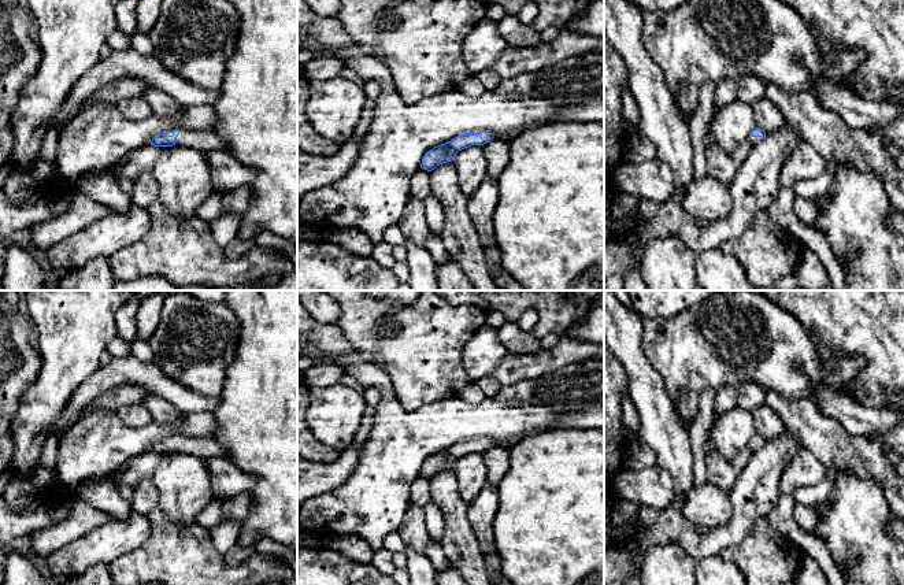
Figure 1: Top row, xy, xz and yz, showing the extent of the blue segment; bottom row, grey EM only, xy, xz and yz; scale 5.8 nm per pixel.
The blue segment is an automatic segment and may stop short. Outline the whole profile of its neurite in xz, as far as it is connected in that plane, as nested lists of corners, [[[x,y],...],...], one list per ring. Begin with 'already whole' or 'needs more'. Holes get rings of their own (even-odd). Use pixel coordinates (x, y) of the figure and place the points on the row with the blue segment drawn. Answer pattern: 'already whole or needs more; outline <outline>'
needs more; outline [[[518,130],[514,133],[496,133],[496,132],[477,132],[475,134],[463,134],[452,138],[451,141],[437,145],[425,153],[420,167],[431,171],[437,166],[452,162],[456,153],[471,145],[484,145],[490,140],[505,140],[511,141],[525,130]]]

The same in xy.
needs more; outline [[[170,130],[152,138],[155,147],[189,147],[199,152],[223,151],[226,144],[215,132]]]

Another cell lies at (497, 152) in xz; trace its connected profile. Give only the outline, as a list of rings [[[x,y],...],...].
[[[490,140],[489,142],[481,145],[481,148],[484,149],[488,160],[488,175],[497,179],[510,160],[510,141]]]

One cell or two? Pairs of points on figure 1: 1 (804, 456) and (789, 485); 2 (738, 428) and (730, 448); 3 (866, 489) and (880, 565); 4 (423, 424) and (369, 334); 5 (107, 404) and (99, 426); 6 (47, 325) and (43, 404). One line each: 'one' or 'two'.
1: one
2: one
3: one
4: two
5: two
6: one

